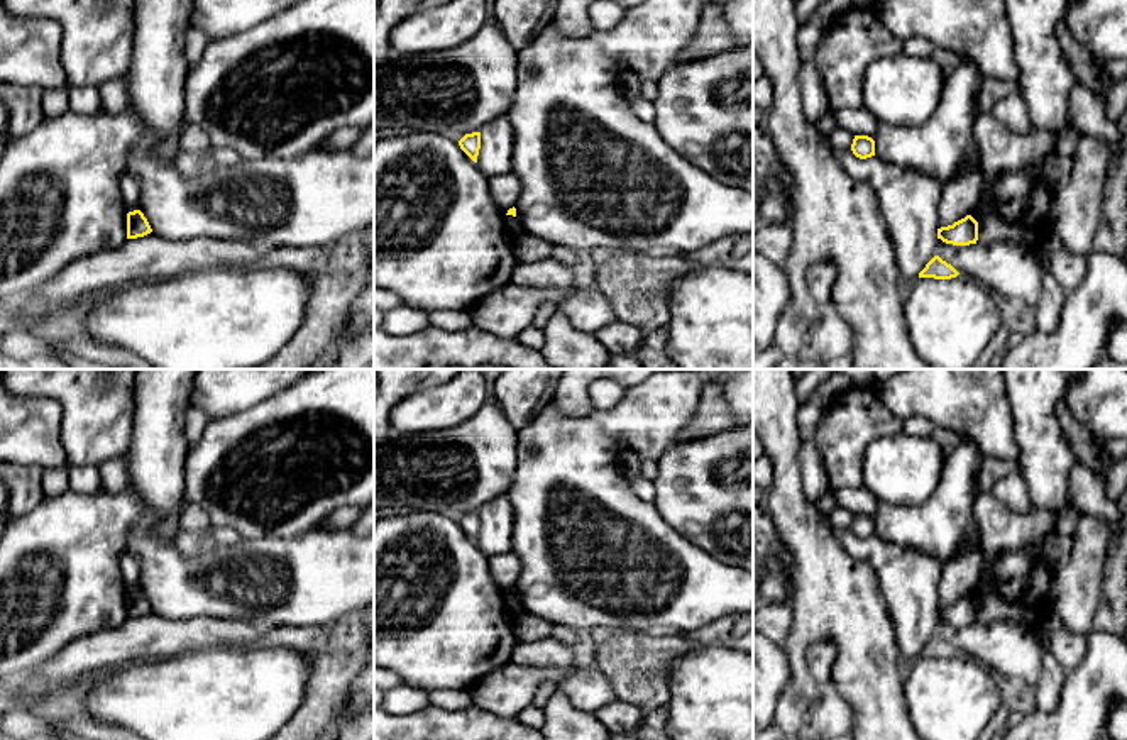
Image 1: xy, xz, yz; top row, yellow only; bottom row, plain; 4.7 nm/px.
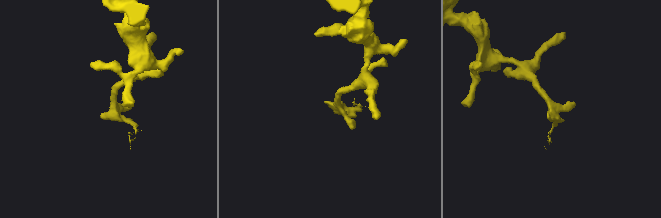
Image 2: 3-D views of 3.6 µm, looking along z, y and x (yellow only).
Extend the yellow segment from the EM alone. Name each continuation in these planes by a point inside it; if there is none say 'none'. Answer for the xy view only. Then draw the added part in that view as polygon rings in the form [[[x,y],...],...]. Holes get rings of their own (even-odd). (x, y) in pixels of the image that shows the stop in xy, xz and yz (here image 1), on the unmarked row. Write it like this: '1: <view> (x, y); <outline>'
none

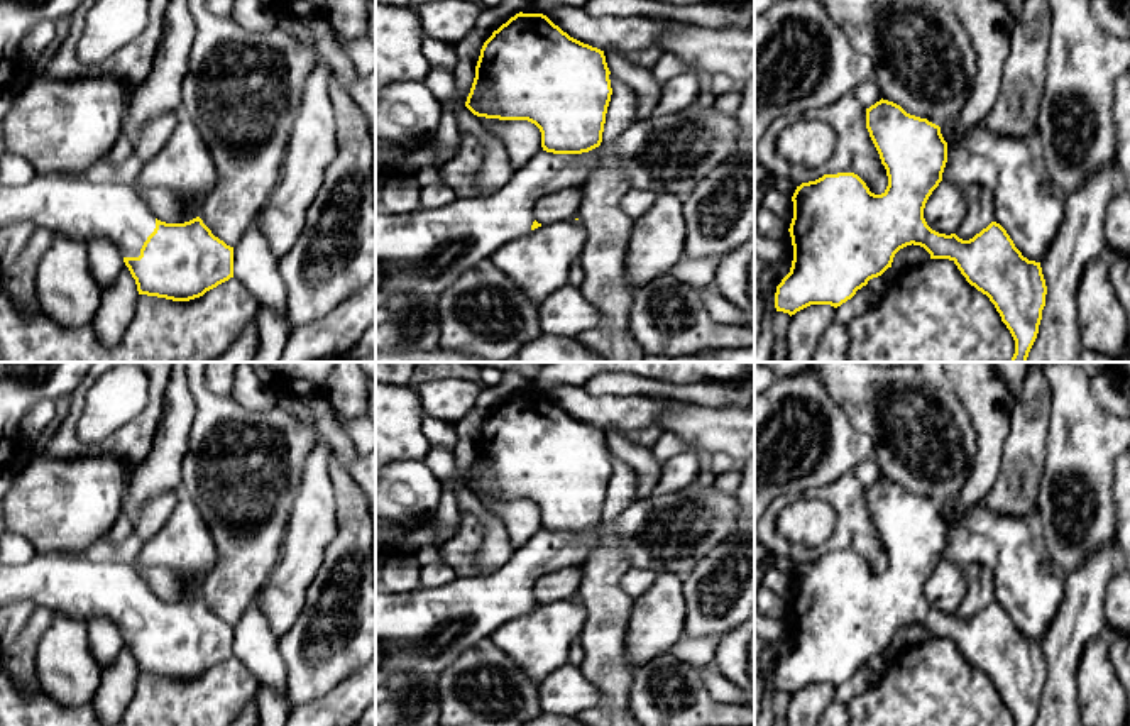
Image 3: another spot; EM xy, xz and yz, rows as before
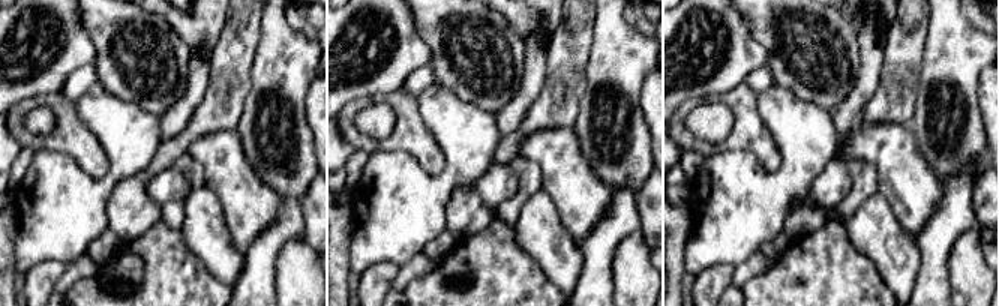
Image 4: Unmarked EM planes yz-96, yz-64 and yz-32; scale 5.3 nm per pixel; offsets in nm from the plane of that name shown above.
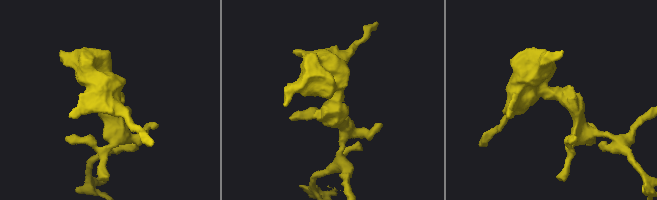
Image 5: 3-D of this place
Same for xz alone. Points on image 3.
1: xz (422, 632); [[[602,526],[582,533],[541,530],[494,572],[458,577],[436,589],[376,591],[376,689],[398,672],[435,677],[502,624],[531,611],[535,582],[551,570],[582,567],[601,543]]]

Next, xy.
1: xy (68, 584); [[[36,553],[24,565],[0,564],[0,608],[32,601],[86,623],[103,616],[122,636],[139,636],[156,596],[132,564],[95,564],[86,555]]]

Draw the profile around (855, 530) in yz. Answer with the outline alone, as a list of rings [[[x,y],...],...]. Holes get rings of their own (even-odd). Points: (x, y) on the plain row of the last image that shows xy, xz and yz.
[[[844,474],[836,482],[815,489],[812,496],[826,499],[836,511],[836,528],[826,540],[824,552],[854,552],[871,572],[885,572],[886,548],[866,508],[866,487],[854,474]]]

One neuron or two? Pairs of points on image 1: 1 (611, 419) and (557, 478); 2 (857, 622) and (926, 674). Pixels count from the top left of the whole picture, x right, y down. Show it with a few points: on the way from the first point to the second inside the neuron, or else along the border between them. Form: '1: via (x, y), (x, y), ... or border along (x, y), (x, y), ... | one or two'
1: via (599, 434), (572, 463) | one
2: border along (902, 679), (906, 713), (911, 718) | two

